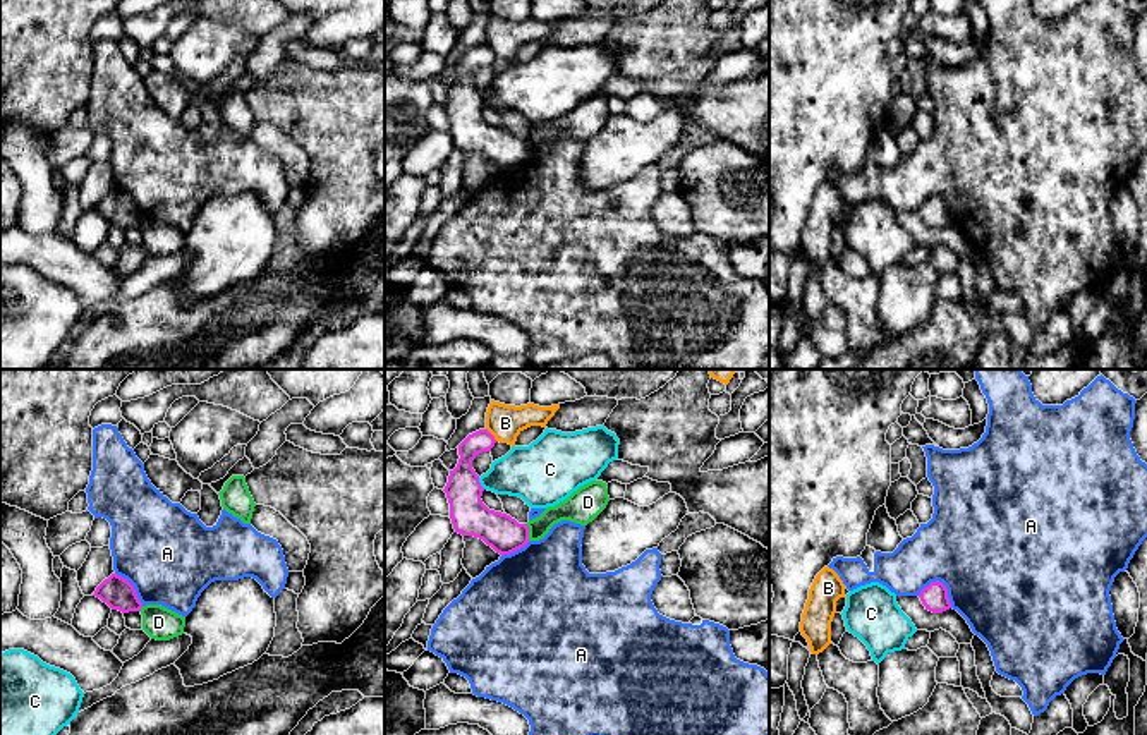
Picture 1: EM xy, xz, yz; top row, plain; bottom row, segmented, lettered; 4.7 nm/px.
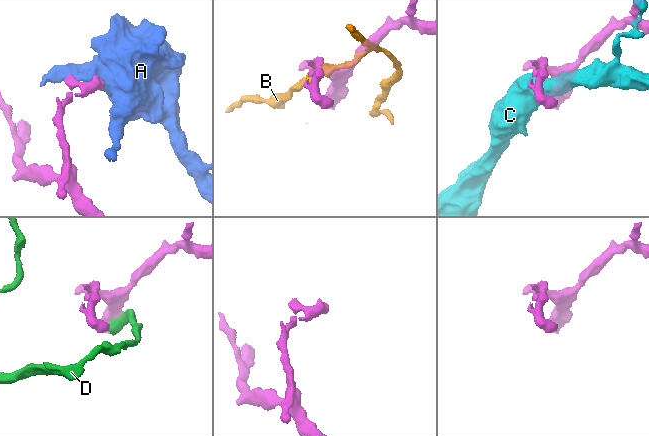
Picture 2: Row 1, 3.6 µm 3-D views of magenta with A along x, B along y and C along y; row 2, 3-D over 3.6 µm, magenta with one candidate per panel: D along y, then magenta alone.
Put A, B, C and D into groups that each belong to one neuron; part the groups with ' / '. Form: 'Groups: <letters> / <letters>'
Groups: A / B / C / D

